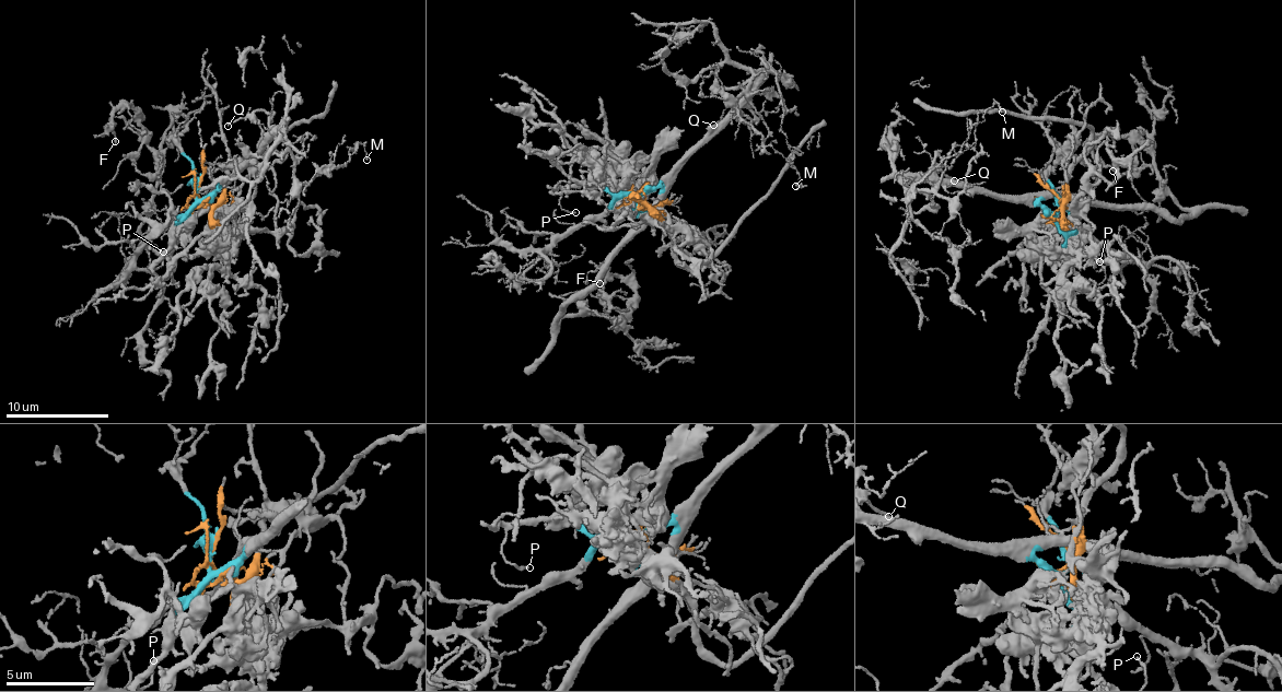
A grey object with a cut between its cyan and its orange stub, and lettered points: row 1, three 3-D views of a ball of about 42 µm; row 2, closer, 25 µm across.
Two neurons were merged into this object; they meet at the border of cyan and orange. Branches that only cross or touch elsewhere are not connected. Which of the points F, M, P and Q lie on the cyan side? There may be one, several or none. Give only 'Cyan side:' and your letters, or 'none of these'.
Cyan side: F, M, P, Q

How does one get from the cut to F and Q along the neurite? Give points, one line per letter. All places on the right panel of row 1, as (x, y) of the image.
F: (1059, 203), (1052, 215), (1040, 201), (1187, 214), (1152, 152), (1096, 135), (1094, 156), (1114, 171)
Q: (1059, 203), (1052, 215), (1044, 207), (942, 178), (935, 173), (934, 156), (934, 164), (954, 180)

